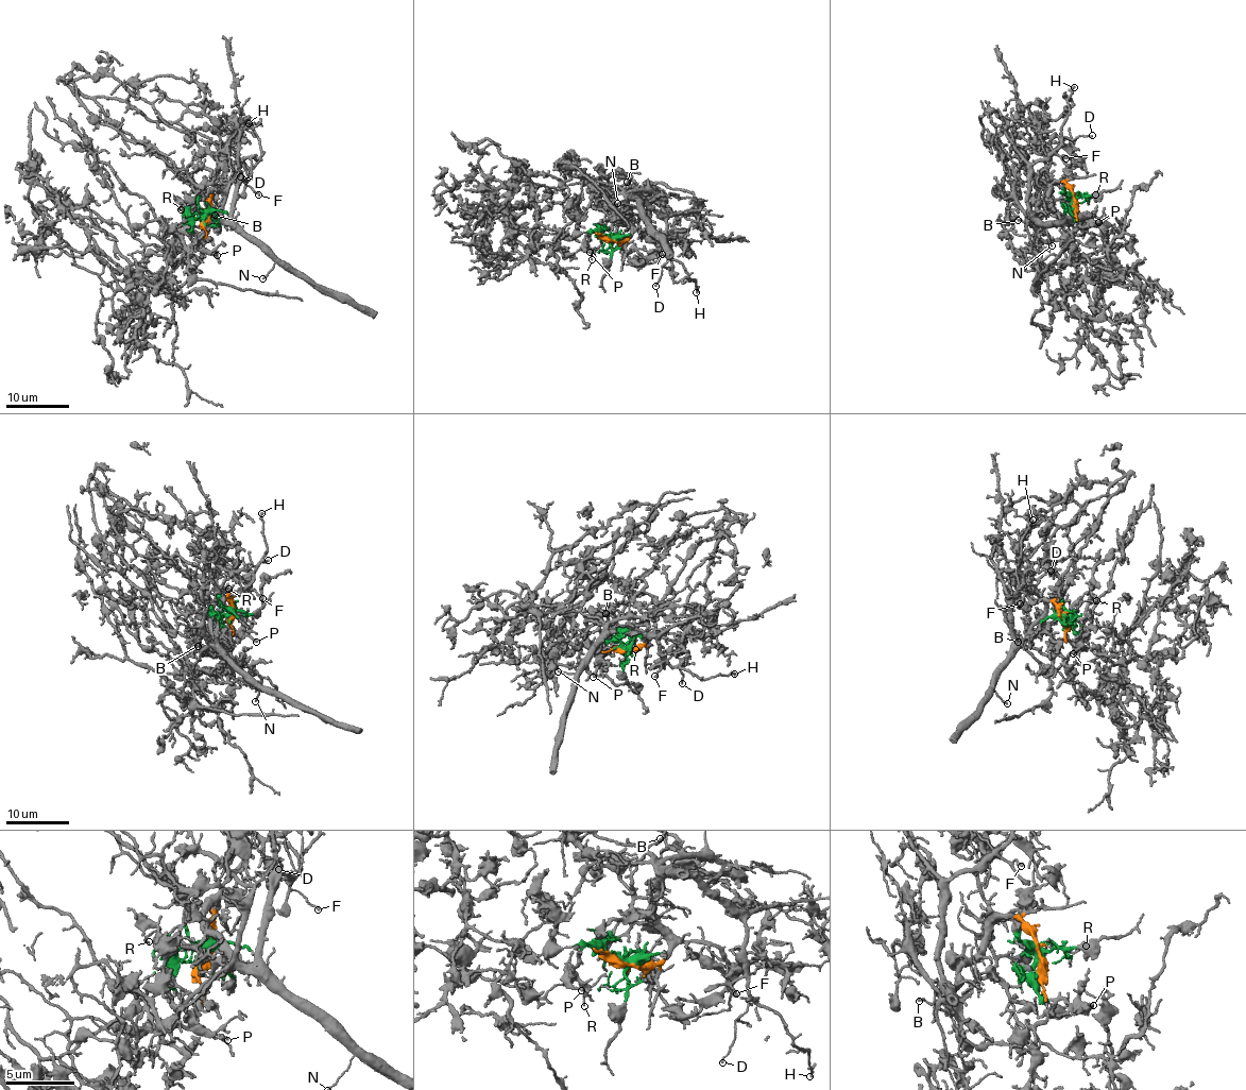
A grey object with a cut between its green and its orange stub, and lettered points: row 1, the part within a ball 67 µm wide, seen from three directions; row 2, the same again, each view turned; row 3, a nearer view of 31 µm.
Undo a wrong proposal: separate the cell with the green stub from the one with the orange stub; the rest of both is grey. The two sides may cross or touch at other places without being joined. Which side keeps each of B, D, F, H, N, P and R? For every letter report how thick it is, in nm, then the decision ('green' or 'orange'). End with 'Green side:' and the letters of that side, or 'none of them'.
B: 140 nm | green
D: 110 nm | orange
F: 130 nm | orange
H: 150 nm | orange
N: 110 nm | orange
P: 170 nm | green
R: 110 nm | green
Green side: B, P, R

